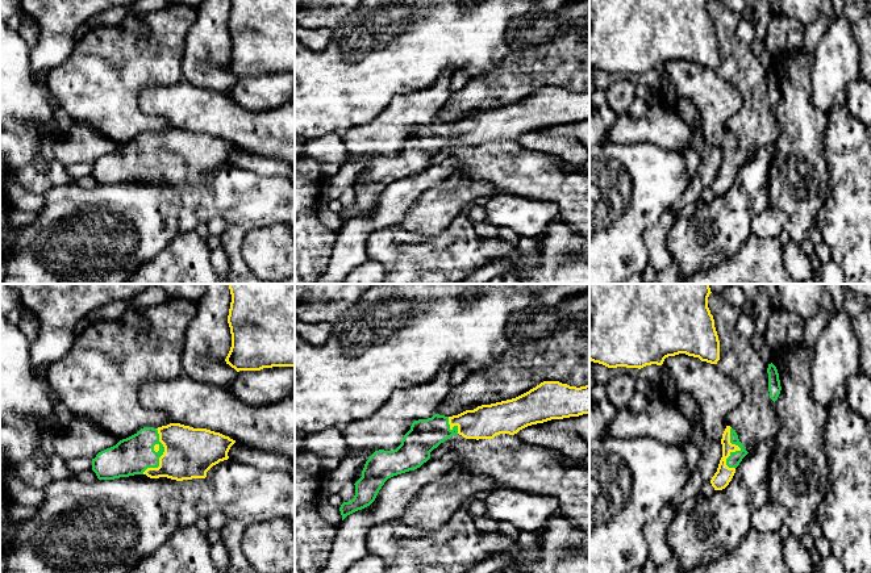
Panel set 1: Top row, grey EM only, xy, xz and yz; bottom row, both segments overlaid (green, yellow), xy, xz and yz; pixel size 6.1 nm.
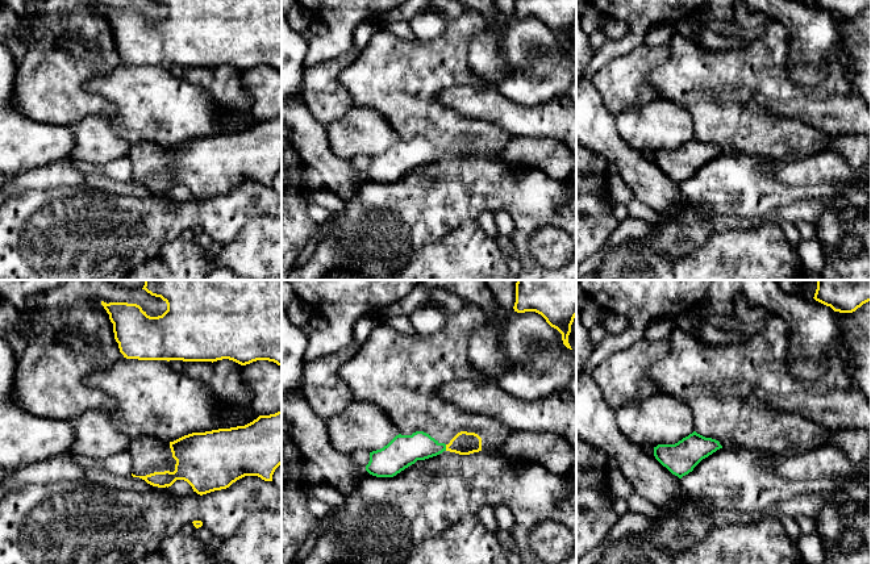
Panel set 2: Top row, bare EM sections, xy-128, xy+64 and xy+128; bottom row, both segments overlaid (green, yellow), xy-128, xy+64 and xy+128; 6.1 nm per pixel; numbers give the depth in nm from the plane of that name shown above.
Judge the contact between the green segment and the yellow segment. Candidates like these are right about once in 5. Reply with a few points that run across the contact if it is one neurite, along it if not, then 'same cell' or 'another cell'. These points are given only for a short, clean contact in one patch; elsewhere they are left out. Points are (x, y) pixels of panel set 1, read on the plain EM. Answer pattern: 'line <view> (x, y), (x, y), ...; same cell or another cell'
line xy (133, 160), (162, 159), (190, 158); same cell

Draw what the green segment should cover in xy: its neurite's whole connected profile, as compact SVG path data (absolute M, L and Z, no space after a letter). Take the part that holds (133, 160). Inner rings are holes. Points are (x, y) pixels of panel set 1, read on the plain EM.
M170 129L158 134L143 133L137 139L120 146L92 164L92 176L99 185L114 185L134 180L150 184L167 183L176 187L205 184L207 177L220 167L228 166L228 158L236 146L207 134L193 134Z

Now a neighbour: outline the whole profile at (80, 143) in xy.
M57 109L54 116L63 135L54 143L50 155L51 160L57 160L66 167L79 163L95 164L99 158L116 151L121 146L88 124L74 121L62 109Z

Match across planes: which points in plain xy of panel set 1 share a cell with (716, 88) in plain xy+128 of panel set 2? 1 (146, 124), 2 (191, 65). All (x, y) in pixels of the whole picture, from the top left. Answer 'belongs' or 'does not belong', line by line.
1: belongs
2: does not belong

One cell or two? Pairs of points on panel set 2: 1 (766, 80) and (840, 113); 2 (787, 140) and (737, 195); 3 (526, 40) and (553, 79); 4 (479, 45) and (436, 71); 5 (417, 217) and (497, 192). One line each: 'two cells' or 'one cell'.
1: two cells
2: two cells
3: one cell
4: two cells
5: one cell

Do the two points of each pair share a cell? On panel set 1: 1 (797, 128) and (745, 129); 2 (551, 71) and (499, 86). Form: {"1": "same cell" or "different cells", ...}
{"1": "different cells", "2": "same cell"}

